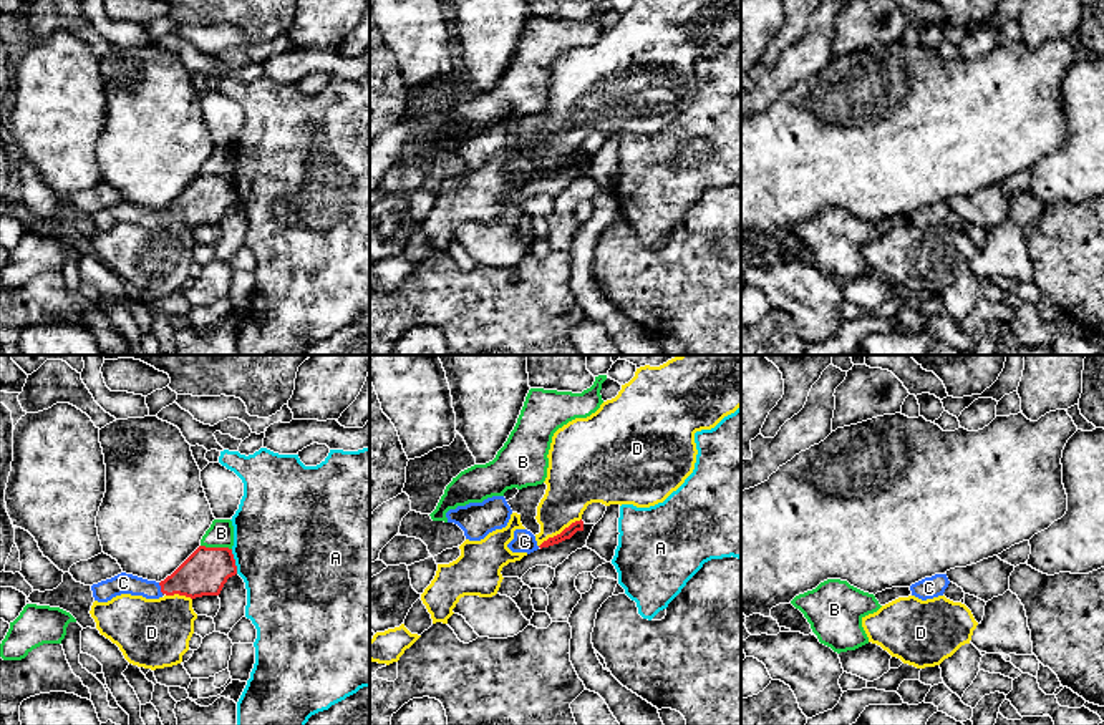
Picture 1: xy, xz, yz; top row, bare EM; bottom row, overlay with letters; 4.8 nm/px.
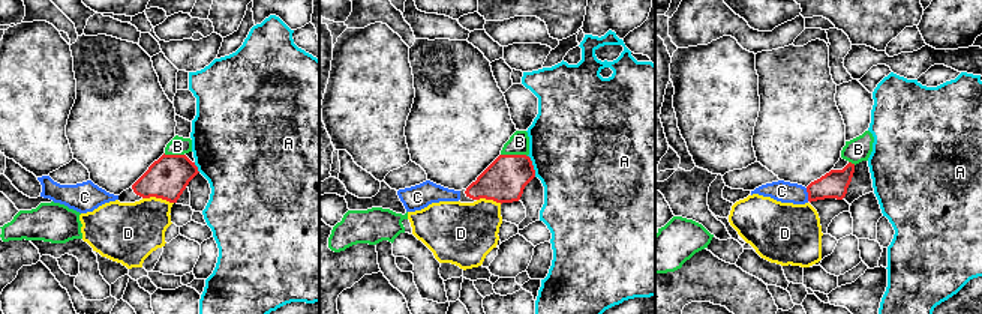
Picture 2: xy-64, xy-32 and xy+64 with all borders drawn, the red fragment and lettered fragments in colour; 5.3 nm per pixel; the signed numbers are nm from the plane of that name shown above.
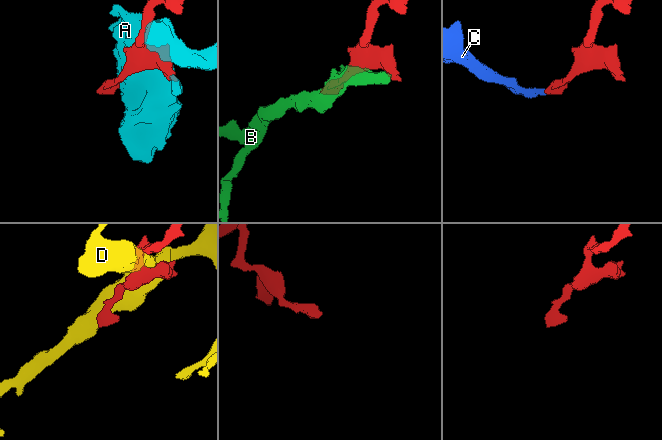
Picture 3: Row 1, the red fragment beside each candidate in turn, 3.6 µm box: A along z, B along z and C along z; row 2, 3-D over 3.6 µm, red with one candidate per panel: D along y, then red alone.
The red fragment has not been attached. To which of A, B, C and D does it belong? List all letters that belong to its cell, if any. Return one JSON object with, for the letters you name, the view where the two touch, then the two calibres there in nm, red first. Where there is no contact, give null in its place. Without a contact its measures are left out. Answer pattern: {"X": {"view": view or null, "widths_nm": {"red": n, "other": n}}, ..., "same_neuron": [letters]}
{"C": {"view": "xy", "widths_nm": {"red": 220, "other": 100}}, "same_neuron": ["C"]}

